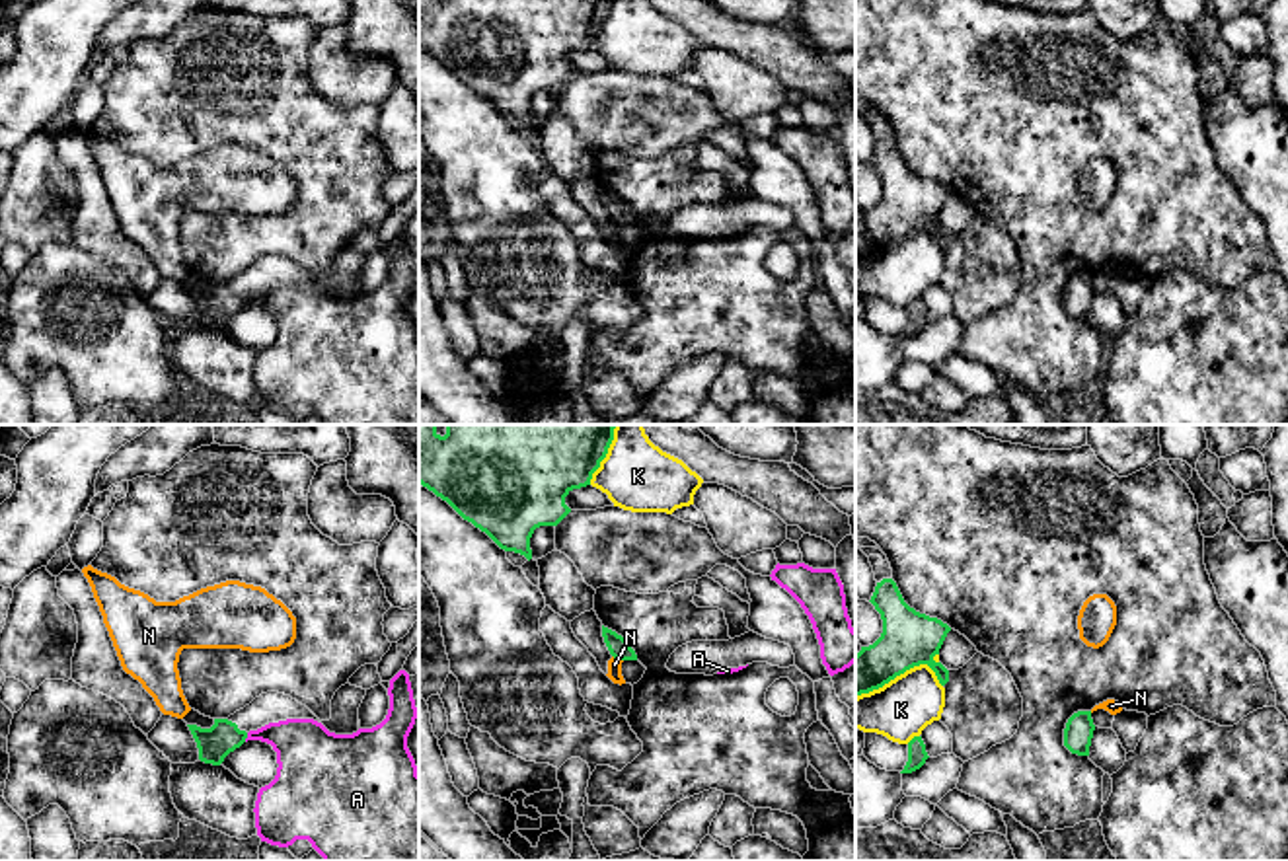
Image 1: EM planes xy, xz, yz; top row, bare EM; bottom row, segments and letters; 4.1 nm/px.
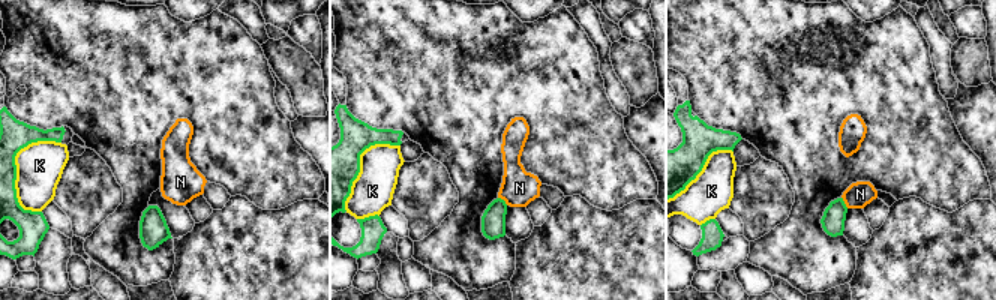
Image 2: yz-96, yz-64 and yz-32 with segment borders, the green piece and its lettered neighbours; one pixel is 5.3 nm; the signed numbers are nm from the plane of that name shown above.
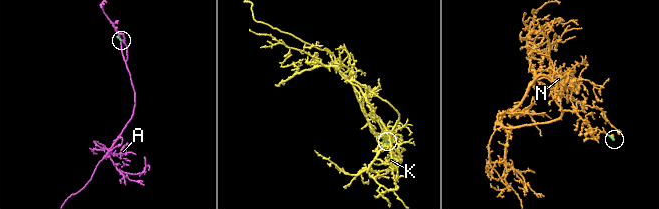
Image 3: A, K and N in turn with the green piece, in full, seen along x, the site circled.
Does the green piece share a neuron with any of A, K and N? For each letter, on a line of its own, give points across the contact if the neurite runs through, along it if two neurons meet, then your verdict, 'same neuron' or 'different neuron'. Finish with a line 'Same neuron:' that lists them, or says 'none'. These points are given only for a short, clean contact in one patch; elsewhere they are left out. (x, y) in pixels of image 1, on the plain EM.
A: different neuron
K: different neuron
N: border along xz (612, 219), (622, 224); different neuron
Same neuron: none

